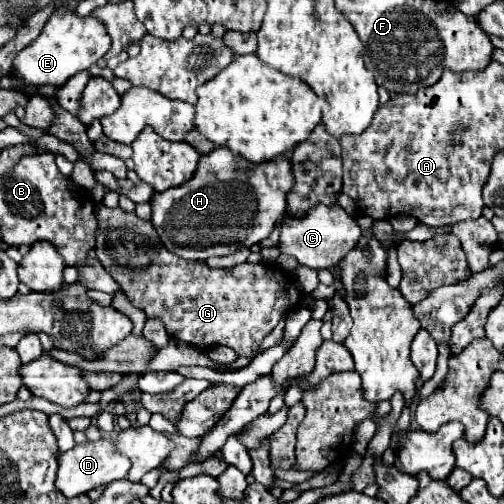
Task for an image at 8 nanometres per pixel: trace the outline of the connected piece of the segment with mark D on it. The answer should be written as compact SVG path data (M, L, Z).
M99 438L97 442L77 444L69 452L59 452L57 462L59 462L59 470L57 470L55 486L67 498L75 498L79 494L87 494L89 490L93 490L93 488L97 488L101 484L109 484L113 480L125 478L127 472L129 472L129 466L131 466L129 458L125 458L123 454L119 454L119 450L115 448L115 444L113 444L111 438Z

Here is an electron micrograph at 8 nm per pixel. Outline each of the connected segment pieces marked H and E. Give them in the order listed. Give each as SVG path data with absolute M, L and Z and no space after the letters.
M215 148L213 152L199 158L197 170L187 182L169 188L165 192L153 194L151 222L153 226L157 226L157 234L161 234L161 240L165 244L169 242L173 254L185 260L207 260L209 256L227 256L241 246L251 248L259 244L263 238L267 238L273 232L277 220L285 218L287 194L291 188L293 188L293 172L291 172L291 162L285 154L269 162L253 164L245 158L239 158L239 154L231 154L231 150Z
M60 8L49 18L45 28L41 30L39 38L33 40L25 50L21 50L13 60L13 72L31 86L55 84L63 86L71 76L77 72L87 70L95 64L103 54L111 48L111 38L107 36L105 26L91 16L79 18L75 12L67 8Z

